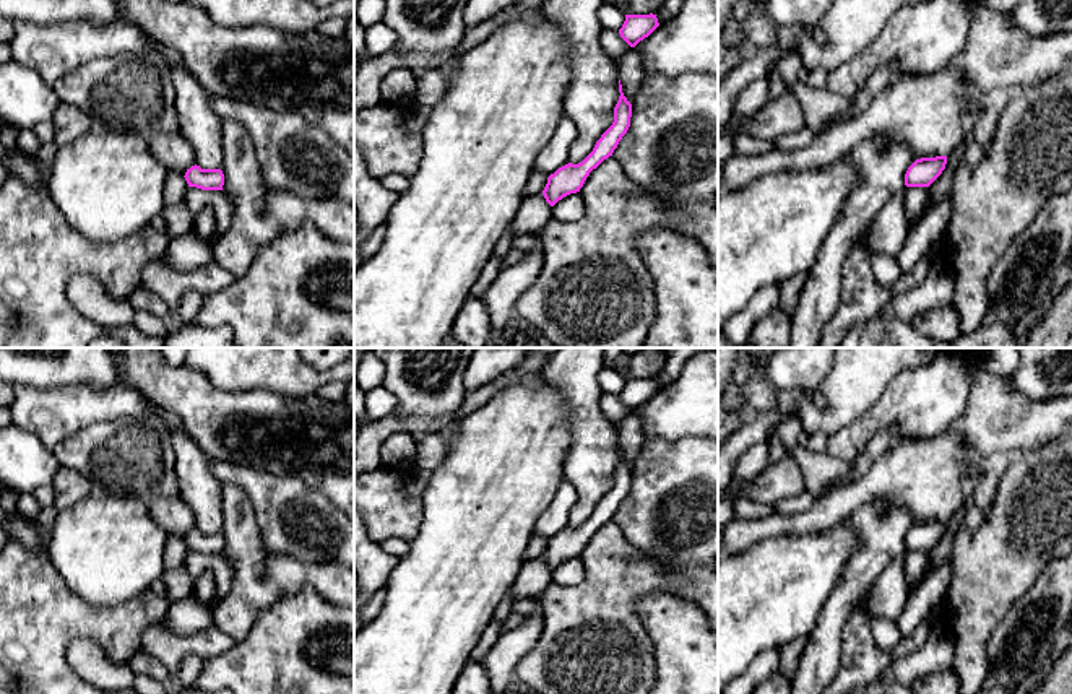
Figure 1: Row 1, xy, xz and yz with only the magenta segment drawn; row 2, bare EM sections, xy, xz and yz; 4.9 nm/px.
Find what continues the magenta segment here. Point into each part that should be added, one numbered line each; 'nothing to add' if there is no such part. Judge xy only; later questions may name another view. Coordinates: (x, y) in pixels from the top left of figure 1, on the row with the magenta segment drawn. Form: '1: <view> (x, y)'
nothing to add

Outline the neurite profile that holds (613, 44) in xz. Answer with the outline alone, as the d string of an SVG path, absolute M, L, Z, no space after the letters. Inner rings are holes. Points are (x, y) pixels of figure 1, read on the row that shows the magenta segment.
M603 29L599 44L607 57L619 60L629 49L632 49L619 34L619 31Z

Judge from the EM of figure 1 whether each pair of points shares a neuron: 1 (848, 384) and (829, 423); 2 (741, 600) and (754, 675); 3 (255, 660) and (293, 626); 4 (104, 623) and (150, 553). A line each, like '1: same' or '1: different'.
1: same
2: different
3: same
4: different

